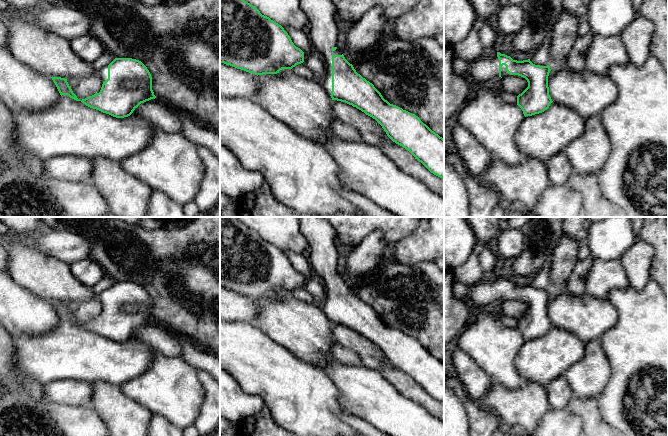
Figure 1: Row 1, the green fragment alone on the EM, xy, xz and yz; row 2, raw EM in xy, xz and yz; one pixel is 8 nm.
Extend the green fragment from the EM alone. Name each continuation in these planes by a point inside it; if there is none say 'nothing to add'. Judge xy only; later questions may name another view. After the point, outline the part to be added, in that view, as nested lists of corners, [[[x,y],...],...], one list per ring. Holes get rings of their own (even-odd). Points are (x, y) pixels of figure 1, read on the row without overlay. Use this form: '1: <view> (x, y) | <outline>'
1: xy (103, 296) | [[[108,289],[104,290],[100,295],[99,298],[101,300],[102,305],[106,305],[108,303]]]

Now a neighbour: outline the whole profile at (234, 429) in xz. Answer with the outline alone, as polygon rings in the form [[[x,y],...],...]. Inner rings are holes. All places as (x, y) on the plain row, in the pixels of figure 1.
[[[238,422],[232,423],[221,436],[240,436],[241,435],[241,424]]]

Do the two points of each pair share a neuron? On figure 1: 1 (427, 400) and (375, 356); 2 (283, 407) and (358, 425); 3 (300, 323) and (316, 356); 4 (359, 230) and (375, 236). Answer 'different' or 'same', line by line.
1: same
2: different
3: same
4: different

